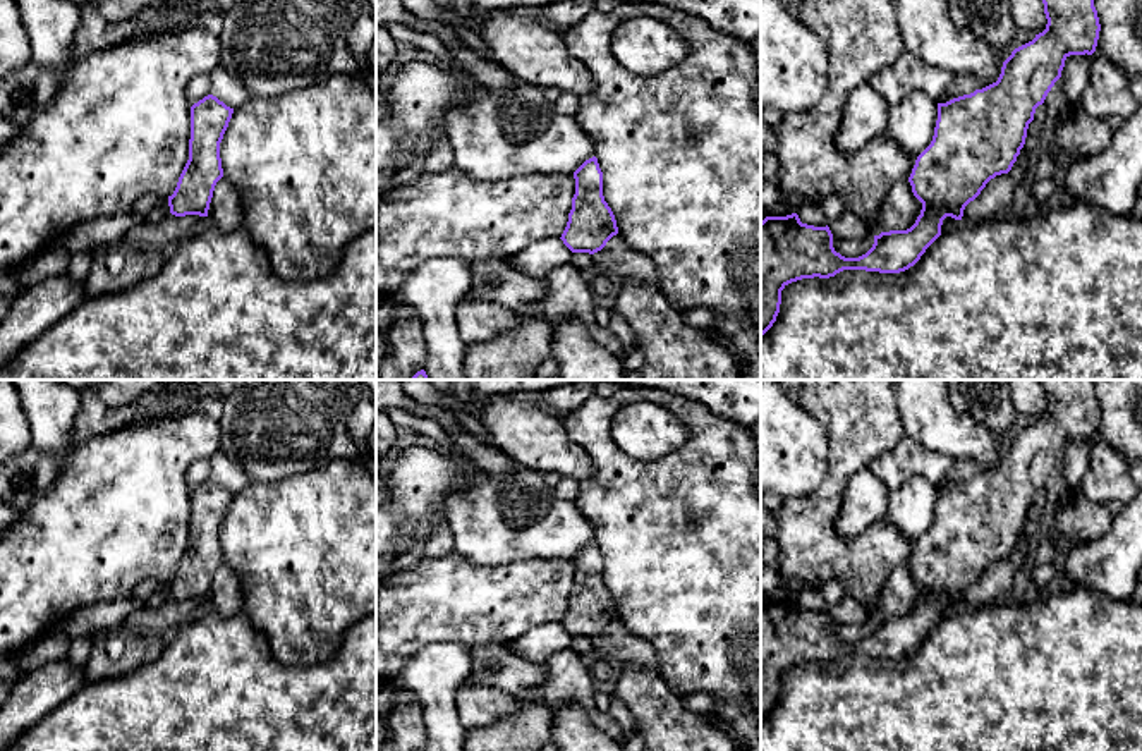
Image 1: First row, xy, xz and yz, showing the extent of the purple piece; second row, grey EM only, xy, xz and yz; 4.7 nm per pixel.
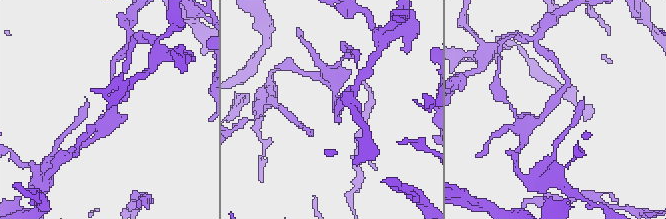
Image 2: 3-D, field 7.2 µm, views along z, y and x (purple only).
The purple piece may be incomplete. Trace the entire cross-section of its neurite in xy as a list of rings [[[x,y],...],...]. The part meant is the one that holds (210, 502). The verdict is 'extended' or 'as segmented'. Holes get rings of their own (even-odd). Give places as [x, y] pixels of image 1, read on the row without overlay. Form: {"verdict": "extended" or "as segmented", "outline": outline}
{"verdict": "as segmented", "outline": [[[208,479],[191,492],[189,545],[168,581],[175,601],[208,601],[216,567],[223,562],[220,528],[234,493]]]}

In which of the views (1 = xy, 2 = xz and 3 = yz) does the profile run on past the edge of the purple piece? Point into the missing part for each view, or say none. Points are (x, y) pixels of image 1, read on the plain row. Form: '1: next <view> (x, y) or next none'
1: next none
2: next none
3: next none

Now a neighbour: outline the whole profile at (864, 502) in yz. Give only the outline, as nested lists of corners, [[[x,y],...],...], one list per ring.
[[[862,467],[845,486],[836,517],[836,531],[843,538],[857,538],[886,517],[890,490],[886,485]]]

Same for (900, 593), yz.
[[[902,564],[890,574],[879,601],[879,617],[907,615],[920,600],[922,588],[914,581],[908,564]]]

